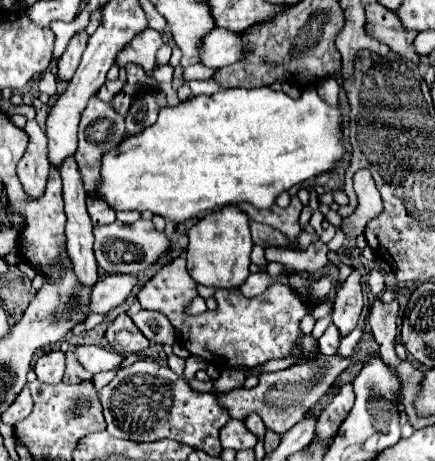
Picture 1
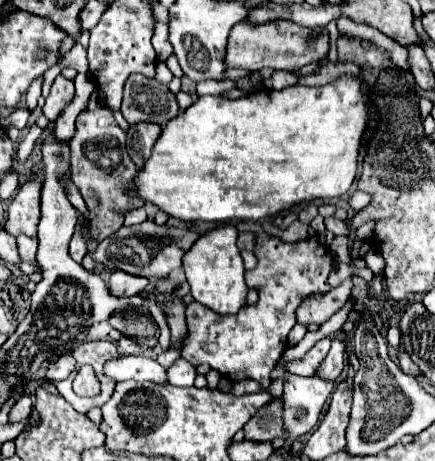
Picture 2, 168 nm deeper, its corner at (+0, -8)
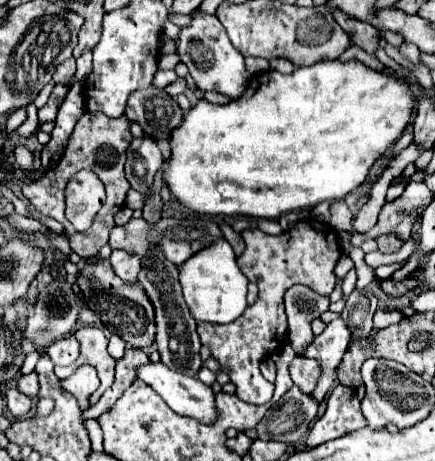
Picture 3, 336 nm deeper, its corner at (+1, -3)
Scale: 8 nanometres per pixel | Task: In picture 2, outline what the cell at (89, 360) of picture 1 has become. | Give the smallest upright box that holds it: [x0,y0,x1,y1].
[104,356,166,384]

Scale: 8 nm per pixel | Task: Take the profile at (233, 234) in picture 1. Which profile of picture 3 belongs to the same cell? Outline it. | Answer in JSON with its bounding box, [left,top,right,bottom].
[179,239,247,325]

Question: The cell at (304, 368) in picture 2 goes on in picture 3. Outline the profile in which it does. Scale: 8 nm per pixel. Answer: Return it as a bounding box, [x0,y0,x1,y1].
[305,317,351,403]

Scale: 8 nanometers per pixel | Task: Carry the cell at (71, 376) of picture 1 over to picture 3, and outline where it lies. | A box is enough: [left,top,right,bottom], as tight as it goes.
[59,327,115,405]

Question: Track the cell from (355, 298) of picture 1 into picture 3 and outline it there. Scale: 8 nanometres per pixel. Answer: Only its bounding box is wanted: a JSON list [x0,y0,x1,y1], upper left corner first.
[289,357,321,393]

